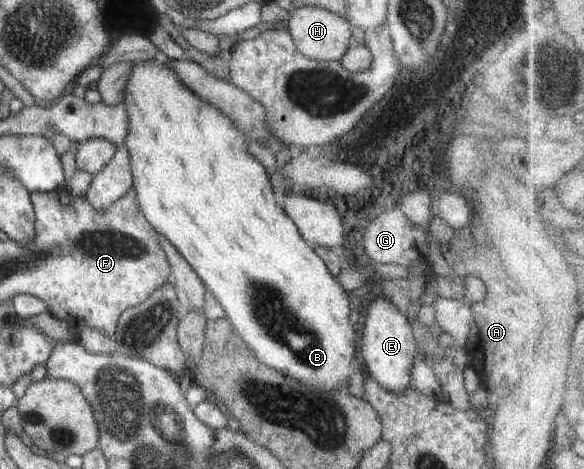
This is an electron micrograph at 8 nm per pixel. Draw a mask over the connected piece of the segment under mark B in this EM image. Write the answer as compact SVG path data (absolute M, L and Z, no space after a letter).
M144 60L134 63L124 90L124 105L128 116L127 138L123 142L127 147L130 158L130 173L132 174L132 187L135 188L137 204L144 217L151 226L162 234L179 251L181 256L191 265L197 276L204 282L217 302L224 308L225 318L229 320L232 330L249 348L252 355L263 365L279 370L293 380L299 380L310 387L320 391L336 391L339 387L348 386L347 381L354 373L353 359L357 350L357 334L354 325L349 321L351 307L349 295L333 276L323 259L315 254L312 245L303 240L297 225L285 214L284 208L277 205L275 192L271 185L270 175L265 167L248 151L245 138L235 129L232 121L223 111L206 103L197 96L177 76L175 70L158 60Z

